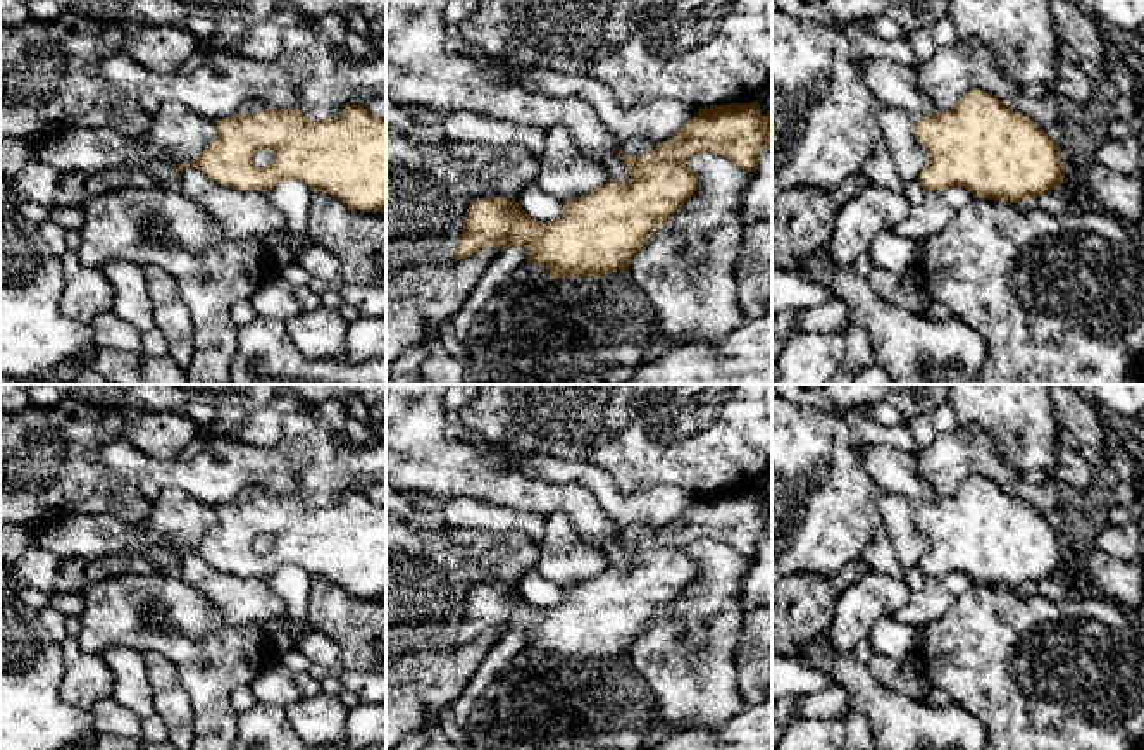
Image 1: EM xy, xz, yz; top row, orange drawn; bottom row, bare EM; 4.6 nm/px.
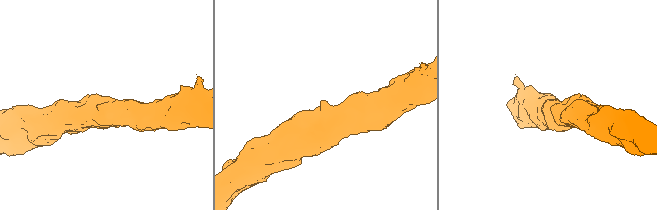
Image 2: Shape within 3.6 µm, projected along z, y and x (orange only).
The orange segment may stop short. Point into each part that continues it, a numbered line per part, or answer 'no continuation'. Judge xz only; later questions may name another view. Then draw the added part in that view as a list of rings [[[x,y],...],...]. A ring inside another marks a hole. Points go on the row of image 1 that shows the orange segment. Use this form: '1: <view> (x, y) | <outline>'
1: xz (636, 145) | [[[637,134],[620,143],[620,147],[622,152],[631,159],[651,152],[658,143],[660,141],[653,138]]]

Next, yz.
1: yz (896, 85) | [[[870,57],[860,69],[860,78],[886,105],[906,110],[913,124],[936,110],[917,79],[917,71],[896,60]]]

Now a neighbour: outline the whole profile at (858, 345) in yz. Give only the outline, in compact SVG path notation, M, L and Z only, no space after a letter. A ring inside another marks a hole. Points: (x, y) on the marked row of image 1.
M848 328L846 338L846 357L842 366L836 371L827 384L853 384L855 378L870 366L875 366L875 355L870 334L861 328Z

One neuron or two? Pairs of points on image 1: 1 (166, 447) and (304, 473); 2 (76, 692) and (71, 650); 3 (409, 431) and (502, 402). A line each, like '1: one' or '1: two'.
1: two
2: one
3: two

